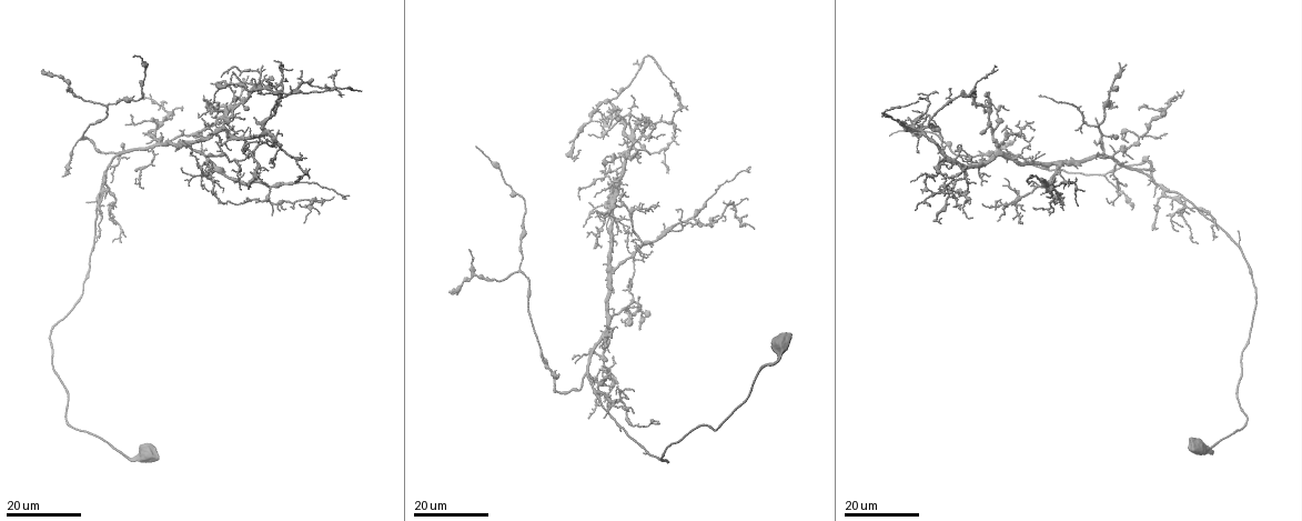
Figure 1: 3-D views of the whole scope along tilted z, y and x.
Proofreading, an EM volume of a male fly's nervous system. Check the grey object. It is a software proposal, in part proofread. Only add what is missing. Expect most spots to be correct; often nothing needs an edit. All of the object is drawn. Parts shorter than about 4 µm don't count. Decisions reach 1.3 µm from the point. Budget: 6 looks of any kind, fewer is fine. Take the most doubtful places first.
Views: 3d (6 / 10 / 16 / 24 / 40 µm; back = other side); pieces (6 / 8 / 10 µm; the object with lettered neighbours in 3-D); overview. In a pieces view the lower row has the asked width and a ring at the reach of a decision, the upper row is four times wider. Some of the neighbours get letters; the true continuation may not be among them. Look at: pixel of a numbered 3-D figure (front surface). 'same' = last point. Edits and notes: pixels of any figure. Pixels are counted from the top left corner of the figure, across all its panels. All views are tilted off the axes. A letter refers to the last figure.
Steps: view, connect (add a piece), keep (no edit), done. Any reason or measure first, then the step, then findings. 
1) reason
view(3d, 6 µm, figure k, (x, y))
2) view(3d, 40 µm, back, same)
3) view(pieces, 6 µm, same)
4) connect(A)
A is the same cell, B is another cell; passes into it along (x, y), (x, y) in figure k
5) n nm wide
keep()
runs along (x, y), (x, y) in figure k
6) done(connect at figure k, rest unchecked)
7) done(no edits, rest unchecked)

thin end
view(3d, 24 µm, figure 1, (1122, 155))

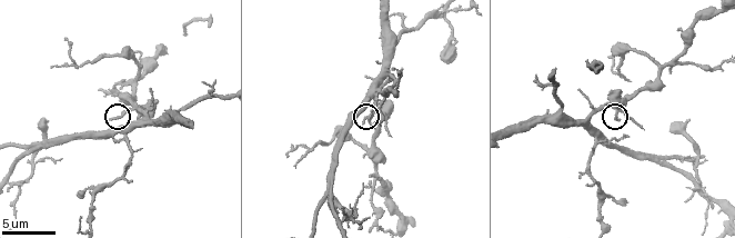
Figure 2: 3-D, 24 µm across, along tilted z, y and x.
what lies round it
view(pieces, 6 µm, figure 2, (363, 124))

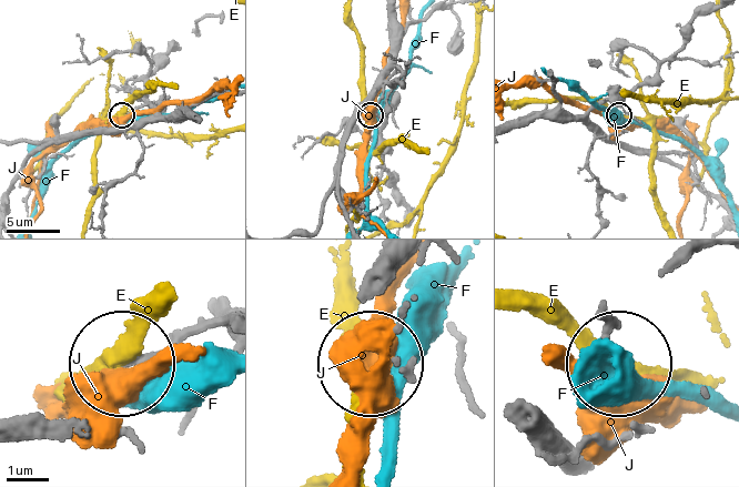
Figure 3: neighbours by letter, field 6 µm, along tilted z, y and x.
keep()
E, F and J are other cells; runs along (50, 144), (135, 127), (155, 111), (144, 104), (121, 114) in figure 3; none of them fits

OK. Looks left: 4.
branch stops here
view(pieces, 6 µm, figure 2, (207, 25))

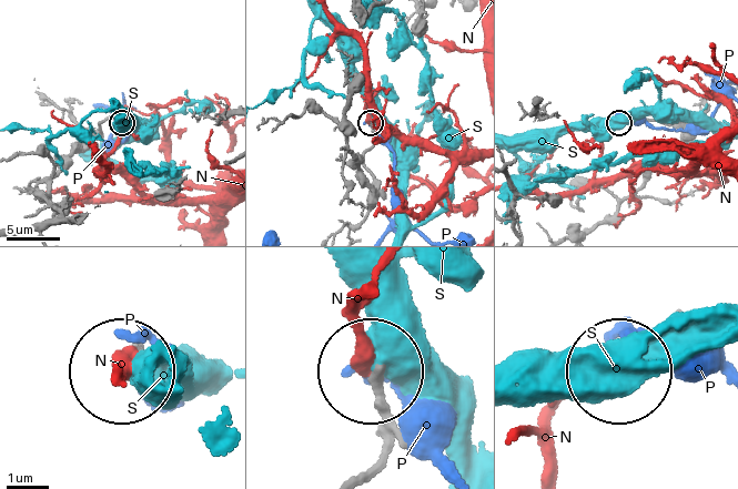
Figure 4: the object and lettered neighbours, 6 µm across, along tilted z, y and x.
keep()
N, P and S are other cells; runs along (363, 471), (382, 444), (373, 379) in figure 4; no lettered piece goes on from it

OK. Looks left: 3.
tapers out
view(3d, 16 µm, figure 1, (117, 223))

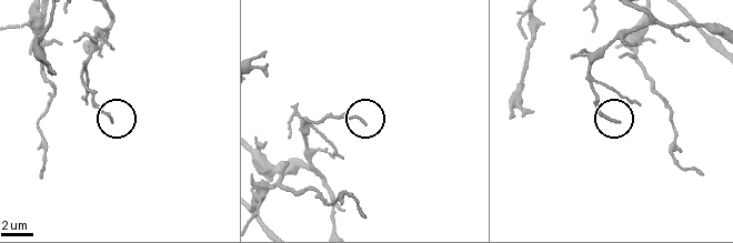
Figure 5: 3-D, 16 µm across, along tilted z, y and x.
see the neighbours
view(pieces, 8 µm, figure 5, (112, 122))

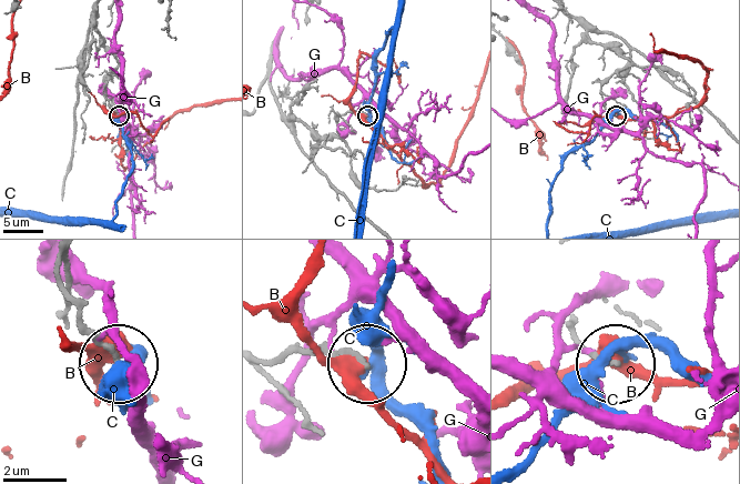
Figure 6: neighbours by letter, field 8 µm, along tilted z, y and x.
keep()
B, C and G are other cells; runs along (265, 358), (335, 352), (362, 364) in figure 6; none of them fits

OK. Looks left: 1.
done(no edits, rest unchecked)

